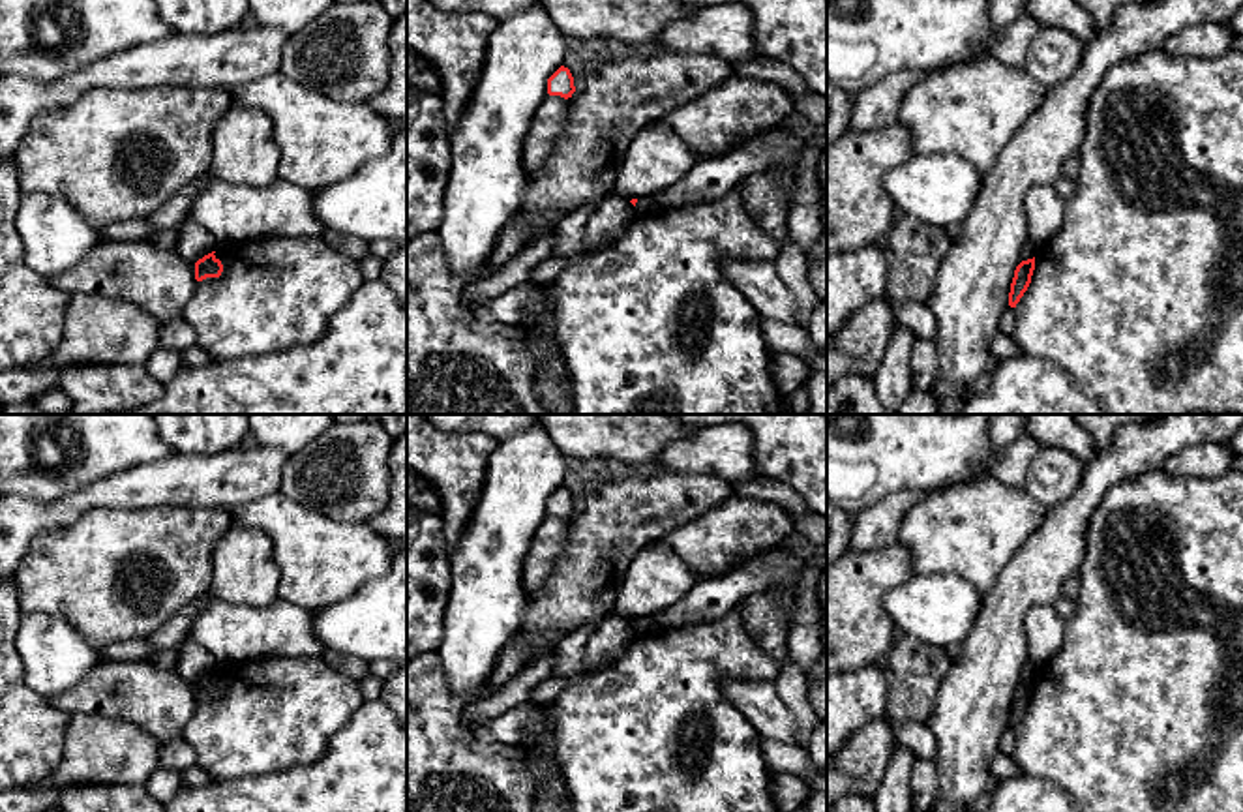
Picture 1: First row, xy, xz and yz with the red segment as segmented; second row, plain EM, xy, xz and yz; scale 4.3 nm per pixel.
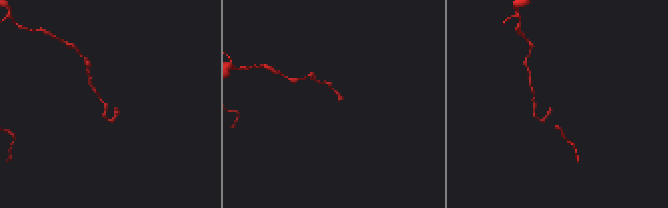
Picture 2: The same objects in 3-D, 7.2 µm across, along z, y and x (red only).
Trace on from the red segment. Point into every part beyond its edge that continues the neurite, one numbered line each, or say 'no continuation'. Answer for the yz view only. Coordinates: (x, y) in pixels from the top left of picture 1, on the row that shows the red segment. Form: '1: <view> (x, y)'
no continuation

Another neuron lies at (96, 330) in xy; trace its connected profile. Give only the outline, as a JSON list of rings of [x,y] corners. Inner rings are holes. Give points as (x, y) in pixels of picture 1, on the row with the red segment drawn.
[[[73,294],[58,349],[30,368],[144,366],[159,351],[159,328],[154,315],[131,302]]]

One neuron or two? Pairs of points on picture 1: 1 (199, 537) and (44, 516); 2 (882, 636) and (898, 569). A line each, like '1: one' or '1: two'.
1: two
2: one

